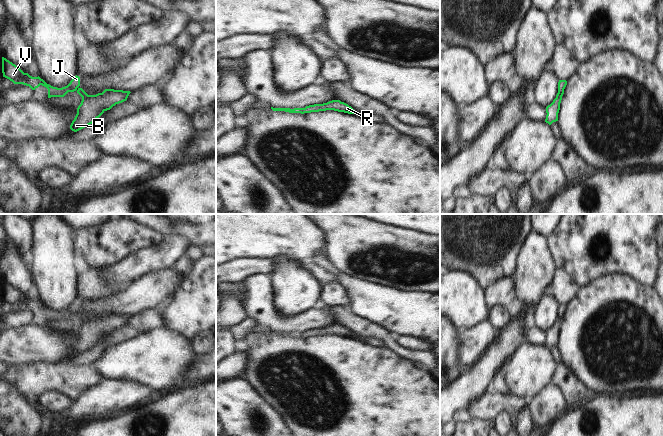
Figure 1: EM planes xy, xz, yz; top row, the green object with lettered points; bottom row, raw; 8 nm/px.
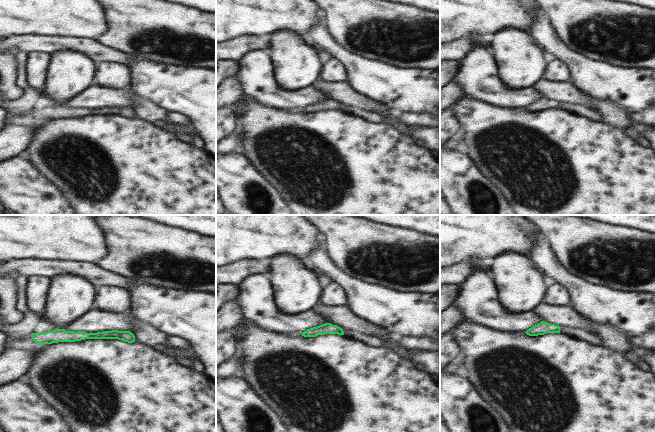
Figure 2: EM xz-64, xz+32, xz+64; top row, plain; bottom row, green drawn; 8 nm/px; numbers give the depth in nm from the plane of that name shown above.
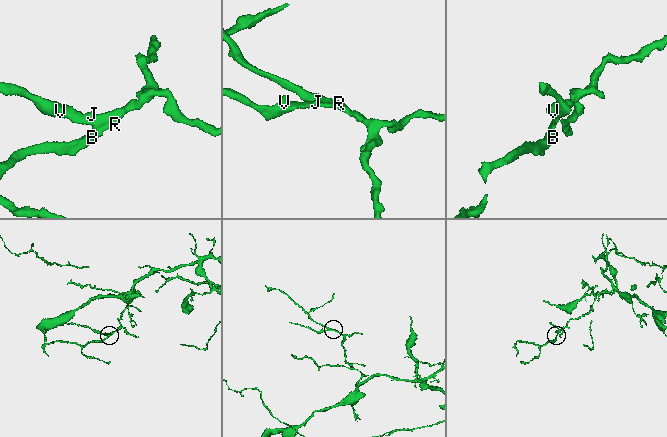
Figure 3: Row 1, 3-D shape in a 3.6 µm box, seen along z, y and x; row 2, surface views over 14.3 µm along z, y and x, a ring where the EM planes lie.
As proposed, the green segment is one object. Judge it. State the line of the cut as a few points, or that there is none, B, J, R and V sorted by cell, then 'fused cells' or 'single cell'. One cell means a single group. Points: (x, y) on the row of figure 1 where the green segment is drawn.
no cut; B J R V; single cell

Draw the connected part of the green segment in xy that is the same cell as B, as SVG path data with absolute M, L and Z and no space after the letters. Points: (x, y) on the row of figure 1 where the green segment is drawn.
M2 57L3 77L9 79L14 84L23 84L35 90L40 85L48 89L48 98L64 97L68 92L76 91L81 97L81 104L77 108L77 114L70 125L70 129L77 132L97 120L105 111L110 110L116 104L127 100L130 91L105 89L102 93L88 95L80 88L80 77L74 76L70 83L62 88L53 87L43 79L32 77L24 73L18 66Z

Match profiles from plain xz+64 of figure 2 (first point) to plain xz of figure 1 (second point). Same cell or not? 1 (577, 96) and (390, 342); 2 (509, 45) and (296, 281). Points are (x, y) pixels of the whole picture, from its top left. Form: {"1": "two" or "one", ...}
{"1": "one", "2": "one"}

